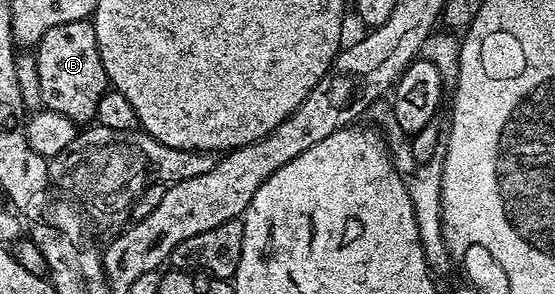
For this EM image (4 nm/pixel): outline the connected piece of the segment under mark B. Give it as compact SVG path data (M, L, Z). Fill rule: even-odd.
M90 21L57 24L45 32L39 41L37 53L37 76L41 80L41 103L46 109L57 112L61 116L69 116L77 124L91 124L96 121L97 104L101 104L101 96L109 89L105 64L101 64L101 56L97 48L95 27Z

